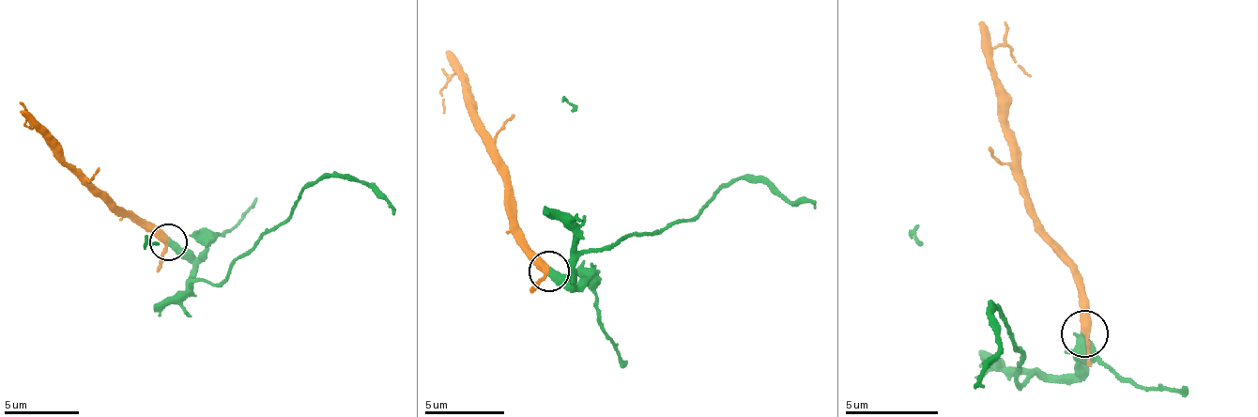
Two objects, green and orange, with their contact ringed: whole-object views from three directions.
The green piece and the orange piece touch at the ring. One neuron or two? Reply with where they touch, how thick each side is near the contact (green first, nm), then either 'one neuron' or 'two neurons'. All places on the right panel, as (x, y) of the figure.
at (1084, 333); 480 nm thick on the green side, 380 nm on the other; one neuron

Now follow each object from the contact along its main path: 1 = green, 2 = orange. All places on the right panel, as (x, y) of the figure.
1: (1085, 335), (1070, 375), (1019, 382), (1021, 352), (995, 306), (989, 319), (998, 353), (975, 387)
2: (1086, 333), (1089, 301), (1041, 225), (1003, 130), (1004, 97), (991, 53), (1007, 47), (1030, 75)

